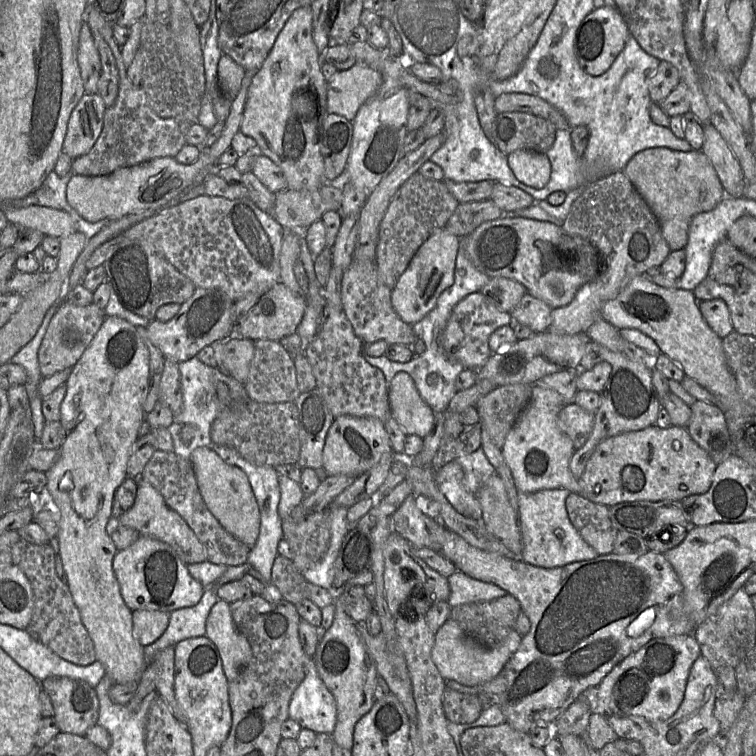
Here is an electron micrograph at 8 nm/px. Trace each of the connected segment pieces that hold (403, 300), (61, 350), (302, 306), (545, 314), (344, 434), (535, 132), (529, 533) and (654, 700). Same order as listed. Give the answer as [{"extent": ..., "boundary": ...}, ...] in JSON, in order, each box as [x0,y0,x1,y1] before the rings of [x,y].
[{"extent":[391,229,460,324],"boundary":[[[444,229],[433,233],[418,249],[396,285],[391,289],[391,303],[397,315],[408,324],[415,324],[436,305],[440,294],[454,282],[460,237]]]},{"extent":[38,301,107,378],"boundary":[[[62,301],[53,315],[38,350],[38,363],[43,378],[66,368],[72,368],[80,359],[107,316],[94,303],[78,306]]]},{"extent":[235,283,306,341],"boundary":[[[277,283],[262,294],[246,316],[235,324],[236,336],[252,341],[280,341],[286,336],[297,333],[297,329],[305,314],[306,307],[306,299],[302,293],[295,293],[284,284]]]},{"extent":[510,294,552,333],"boundary":[[[525,294],[510,313],[512,319],[531,328],[534,333],[546,331],[552,321],[552,307],[544,301]]]},{"extent":[323,415,393,476],"boundary":[[[341,415],[334,421],[327,433],[323,450],[323,468],[330,475],[359,476],[375,466],[381,457],[393,452],[384,424],[370,417]]]},{"extent":[483,112,557,155],"boundary":[[[526,112],[498,113],[489,130],[483,130],[488,139],[505,155],[518,150],[545,154],[554,144],[557,128],[548,120]]]},{"extent":[518,488,599,568],"boundary":[[[566,488],[521,492],[518,490],[518,516],[523,539],[520,559],[530,565],[555,568],[589,560],[599,554],[574,527],[566,509],[566,499],[571,493]]]},{"extent":[588,634,701,723],"boundary":[[[693,634],[650,640],[619,662],[588,695],[590,711],[603,716],[640,716],[649,723],[666,720],[680,706],[694,661],[701,656]]]}]

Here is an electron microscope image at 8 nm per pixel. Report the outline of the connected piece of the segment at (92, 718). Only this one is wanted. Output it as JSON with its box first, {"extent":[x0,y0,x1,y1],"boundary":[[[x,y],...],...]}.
{"extent":[41,677,99,736],"boundary":[[[48,677],[41,682],[41,688],[51,698],[54,718],[61,732],[84,736],[89,728],[97,725],[99,701],[95,689],[88,683],[68,677]]]}

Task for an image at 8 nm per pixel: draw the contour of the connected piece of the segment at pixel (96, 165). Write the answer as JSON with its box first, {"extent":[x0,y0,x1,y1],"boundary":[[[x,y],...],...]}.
{"extent":[70,4,191,176],"boundary":[[[91,4],[88,25],[92,28],[96,46],[99,40],[104,40],[113,53],[119,73],[119,90],[114,104],[105,110],[103,128],[92,149],[87,154],[72,160],[70,171],[75,175],[102,176],[119,168],[155,158],[175,157],[187,143],[186,133],[191,123],[175,118],[159,117],[150,107],[142,86],[134,85],[128,80],[121,56],[121,46],[113,37],[112,24],[113,22],[103,18]]]}

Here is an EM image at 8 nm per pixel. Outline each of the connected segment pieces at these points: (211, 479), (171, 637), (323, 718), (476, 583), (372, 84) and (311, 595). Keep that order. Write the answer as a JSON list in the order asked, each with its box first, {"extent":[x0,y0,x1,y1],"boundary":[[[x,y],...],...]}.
[{"extent":[189,447,260,549],"boundary":[[[207,447],[193,450],[189,460],[209,511],[228,533],[252,549],[260,532],[260,509],[246,473],[239,467],[227,464]]]},{"extent":[143,587,218,663],"boundary":[[[206,587],[196,605],[170,612],[165,632],[154,643],[143,646],[146,663],[152,661],[160,650],[168,646],[174,646],[187,638],[205,636],[207,617],[218,600],[213,587]]]},{"extent":[289,657,336,734],"boundary":[[[312,657],[308,671],[294,691],[289,703],[289,719],[298,722],[302,728],[308,728],[317,733],[332,734],[336,724],[336,702],[332,693],[320,678]]]},{"extent":[447,570,508,607],"boundary":[[[459,570],[449,576],[448,581],[450,595],[447,602],[451,607],[490,601],[508,594],[505,589],[494,583],[473,578]]]},{"extent":[327,63,383,121],"boundary":[[[363,63],[337,71],[327,82],[327,112],[352,121],[359,108],[376,95],[383,78],[381,73]]]},{"extent":[270,555,334,609],"boundary":[[[280,555],[275,558],[273,563],[270,584],[278,588],[283,600],[295,605],[303,600],[310,600],[319,608],[323,609],[325,606],[333,604],[334,602],[333,590],[326,591],[325,588],[309,583],[303,573],[295,567],[291,559]]]}]

